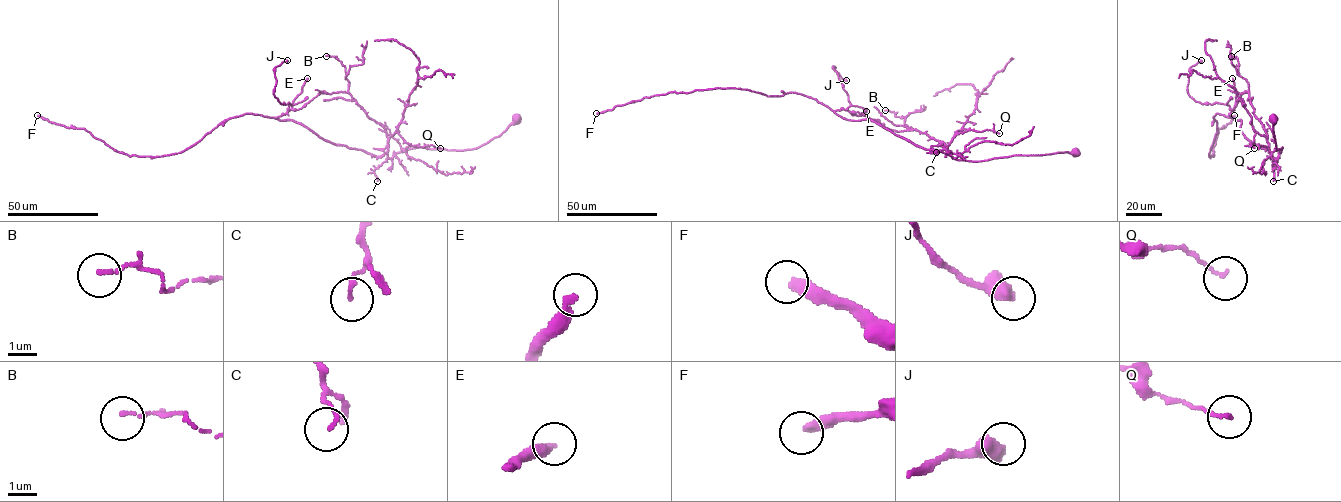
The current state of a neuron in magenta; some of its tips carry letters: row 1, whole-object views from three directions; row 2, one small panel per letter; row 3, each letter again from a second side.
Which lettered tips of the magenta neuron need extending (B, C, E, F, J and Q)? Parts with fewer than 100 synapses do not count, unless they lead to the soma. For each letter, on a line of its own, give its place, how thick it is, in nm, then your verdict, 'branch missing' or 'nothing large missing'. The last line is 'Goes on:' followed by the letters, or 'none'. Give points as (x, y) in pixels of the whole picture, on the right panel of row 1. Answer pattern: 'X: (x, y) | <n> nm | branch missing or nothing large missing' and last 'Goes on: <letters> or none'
B: (1231, 56) | 130 nm | nothing large missing
C: (1273, 181) | 130 nm | nothing large missing
E: (1232, 78) | 220 nm | branch missing
F: (1234, 115) | 380 nm | branch missing
J: (1201, 60) | 550 nm | nothing large missing
Q: (1254, 148) | 120 nm | nothing large missing
Goes on: E, F

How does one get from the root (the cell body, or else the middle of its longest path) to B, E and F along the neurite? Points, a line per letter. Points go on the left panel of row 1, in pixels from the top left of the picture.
B: (516, 118), (476, 148), (413, 147), (389, 158), (384, 128), (348, 92), (341, 62), (326, 56)
E: (516, 118), (476, 148), (413, 147), (391, 158), (373, 156), (276, 118), (291, 109), (307, 78)
F: (516, 118), (476, 148), (413, 147), (389, 158), (252, 113), (225, 119), (181, 152), (129, 156), (37, 115)

